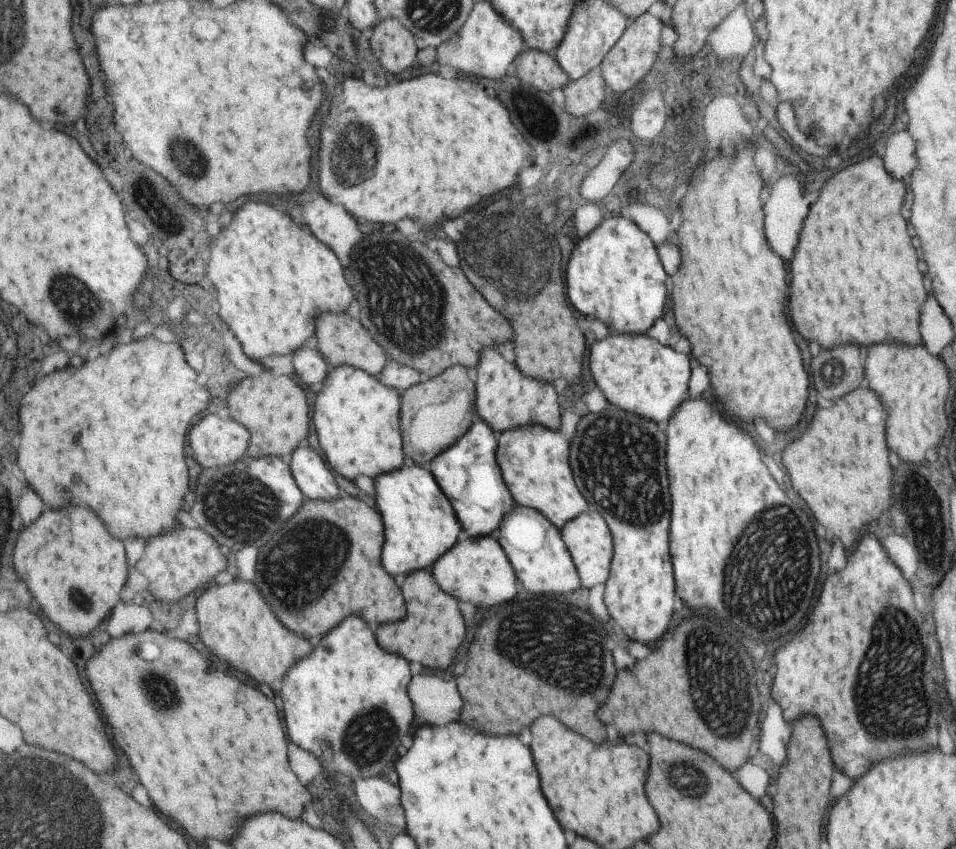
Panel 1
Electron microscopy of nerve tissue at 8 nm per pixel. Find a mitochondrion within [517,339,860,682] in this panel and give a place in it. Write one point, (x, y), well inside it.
(772, 577)

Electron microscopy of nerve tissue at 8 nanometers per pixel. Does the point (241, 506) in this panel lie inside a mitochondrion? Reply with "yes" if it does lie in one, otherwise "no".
yes

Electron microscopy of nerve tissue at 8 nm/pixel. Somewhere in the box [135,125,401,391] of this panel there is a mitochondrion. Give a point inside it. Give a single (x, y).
(194, 162)

